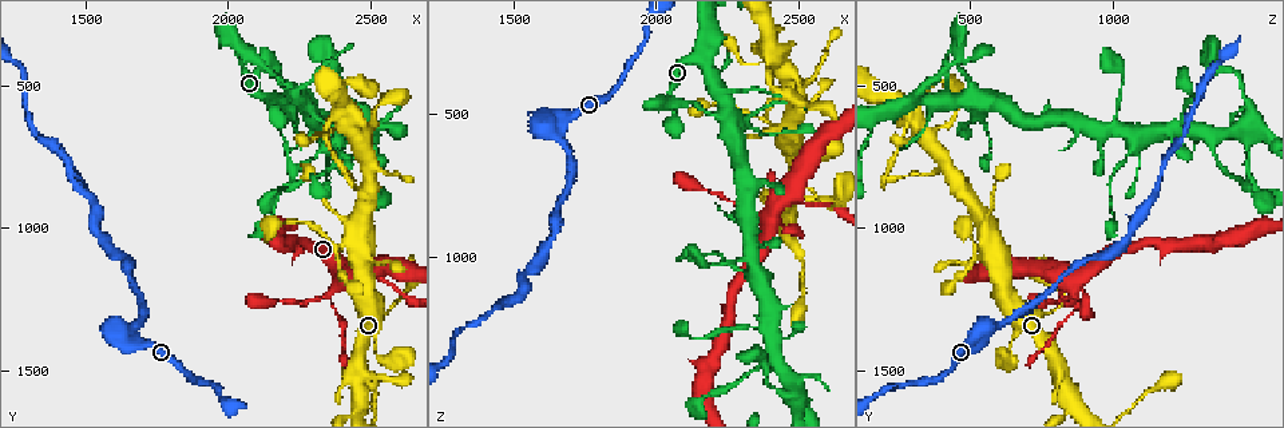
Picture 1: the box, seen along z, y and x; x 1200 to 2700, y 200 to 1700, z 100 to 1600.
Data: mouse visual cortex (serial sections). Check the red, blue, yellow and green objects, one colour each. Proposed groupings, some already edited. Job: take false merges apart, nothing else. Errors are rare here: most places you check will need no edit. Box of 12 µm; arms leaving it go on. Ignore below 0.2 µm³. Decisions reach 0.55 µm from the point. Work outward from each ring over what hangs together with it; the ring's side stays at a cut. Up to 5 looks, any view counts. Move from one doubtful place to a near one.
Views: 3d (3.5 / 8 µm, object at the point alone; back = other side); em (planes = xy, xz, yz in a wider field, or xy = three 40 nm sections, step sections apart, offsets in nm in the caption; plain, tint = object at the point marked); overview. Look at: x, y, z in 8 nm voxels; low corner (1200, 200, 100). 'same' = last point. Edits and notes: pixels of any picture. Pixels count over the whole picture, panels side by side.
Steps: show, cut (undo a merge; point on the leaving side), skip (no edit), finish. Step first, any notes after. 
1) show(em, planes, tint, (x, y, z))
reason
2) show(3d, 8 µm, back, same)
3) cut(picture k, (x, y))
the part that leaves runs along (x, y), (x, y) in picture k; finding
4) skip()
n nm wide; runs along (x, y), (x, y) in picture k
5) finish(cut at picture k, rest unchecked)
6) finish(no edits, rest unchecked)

show(3d, 3.5 µm, (2440, 1060, 550))

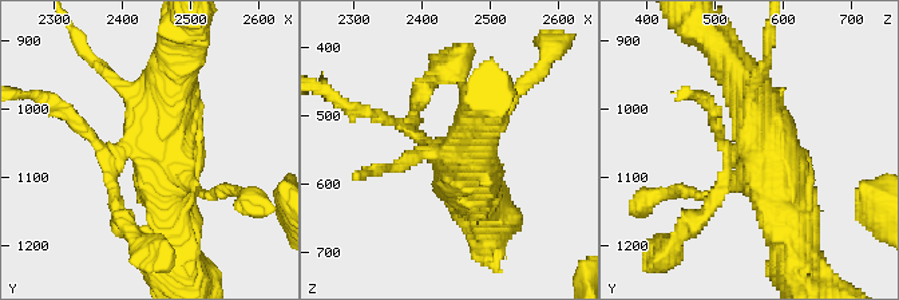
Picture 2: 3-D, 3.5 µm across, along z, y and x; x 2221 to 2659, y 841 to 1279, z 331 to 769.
show(em, planes, tint, (2430, 1055, 550))

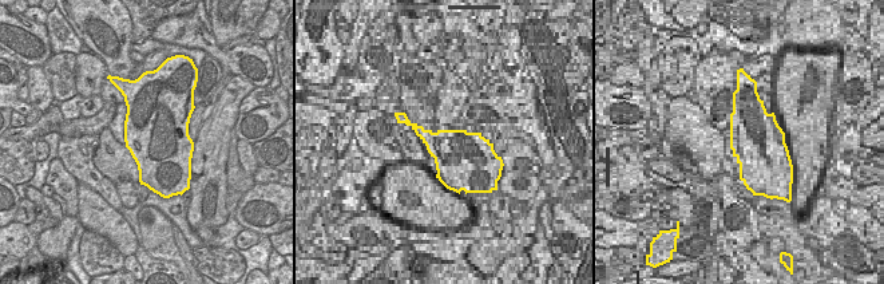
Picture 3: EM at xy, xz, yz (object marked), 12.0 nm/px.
skip()
continuous, no second cell

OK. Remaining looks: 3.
show(3d, 8 µm, (1660, 1410, 520))
calibre changes

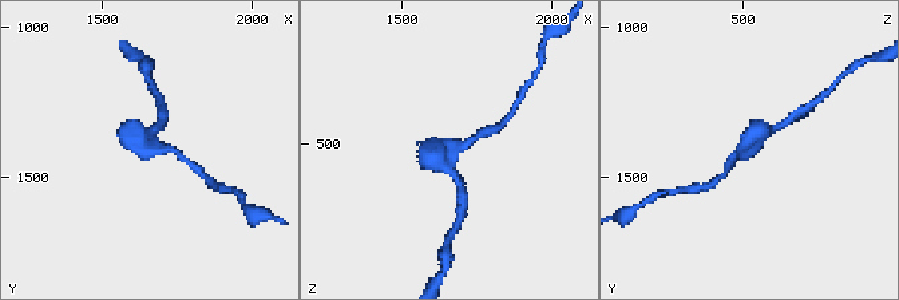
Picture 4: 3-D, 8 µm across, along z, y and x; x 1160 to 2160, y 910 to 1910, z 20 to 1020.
show(3d, 3.5 µm, (1640, 1410, 530))

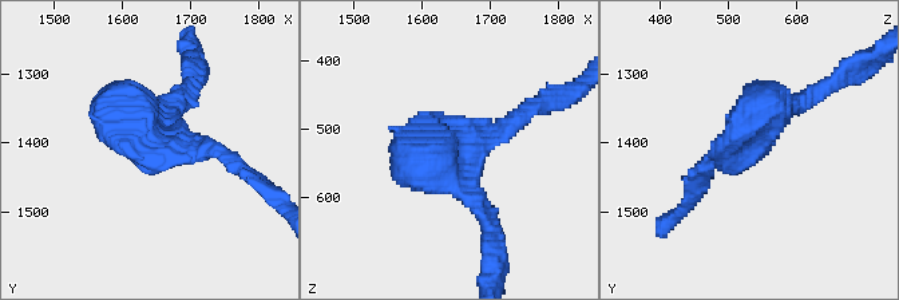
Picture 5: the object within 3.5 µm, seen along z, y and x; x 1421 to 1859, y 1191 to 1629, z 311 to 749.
show(em, xy, step 1, tint, (1655, 1410, 525))
shape alone is not enough

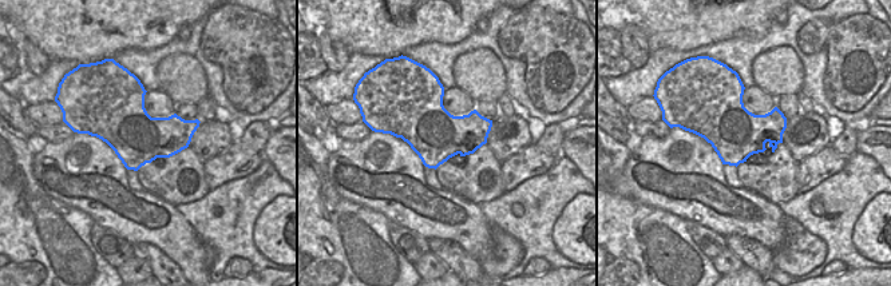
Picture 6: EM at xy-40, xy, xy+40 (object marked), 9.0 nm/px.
skip()
runs along (707, 165), (802, 99) in picture 5; all the same cell

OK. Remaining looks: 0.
finish(no edits, rest unchecked)

